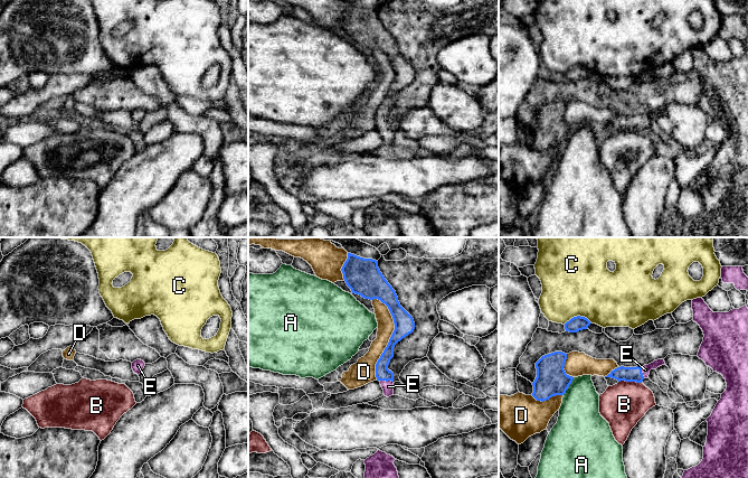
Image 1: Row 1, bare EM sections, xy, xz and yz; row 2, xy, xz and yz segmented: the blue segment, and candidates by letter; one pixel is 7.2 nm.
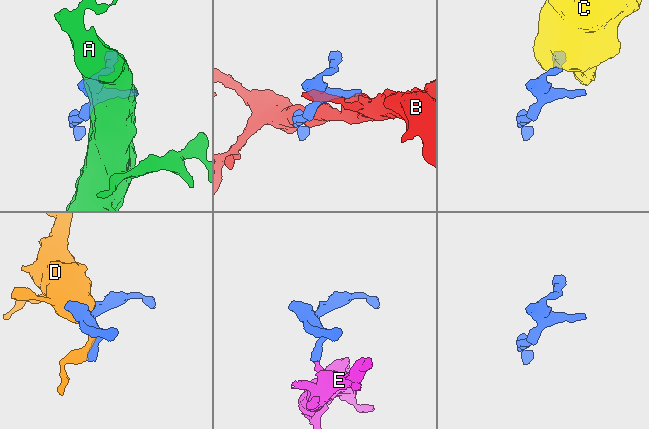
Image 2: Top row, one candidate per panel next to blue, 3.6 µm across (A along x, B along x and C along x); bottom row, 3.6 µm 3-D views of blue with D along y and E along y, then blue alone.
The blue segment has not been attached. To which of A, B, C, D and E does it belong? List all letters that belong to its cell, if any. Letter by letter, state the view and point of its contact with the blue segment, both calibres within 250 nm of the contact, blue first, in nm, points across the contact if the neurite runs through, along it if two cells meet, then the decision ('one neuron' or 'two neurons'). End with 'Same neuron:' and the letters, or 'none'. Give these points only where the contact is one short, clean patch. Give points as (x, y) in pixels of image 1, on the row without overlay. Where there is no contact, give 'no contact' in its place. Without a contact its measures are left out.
A: meets blue in yz at (568, 136); 220 nm thick on the blue side, 300 nm on the other; border along yz (574, 127), (562, 143); two neurons
B: meets blue in yz at (630, 130); 110 nm thick on the blue side, 320 nm on the other; two neurons
C: meets blue in yz at (577, 65); 110 nm thick on the blue side, 460 nm on the other; two neurons
D: meets blue in xz at (391, 85); 140 nm thick on the blue side, 120 nm on the other; two neurons
E: meets blue in xz at (386, 130); 100 nm thick on the blue side, 80 nm on the other; runs through xz (382, 122), (386, 130), (387, 136); one neuron
Same neuron: E

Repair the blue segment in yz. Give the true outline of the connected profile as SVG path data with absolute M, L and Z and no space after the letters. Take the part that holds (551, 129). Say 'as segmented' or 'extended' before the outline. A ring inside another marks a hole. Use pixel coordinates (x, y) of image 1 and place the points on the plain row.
as segmented | M555 101L542 105L537 112L537 126L532 146L537 150L547 150L556 144L564 144L574 126L566 123L564 116L567 103Z

